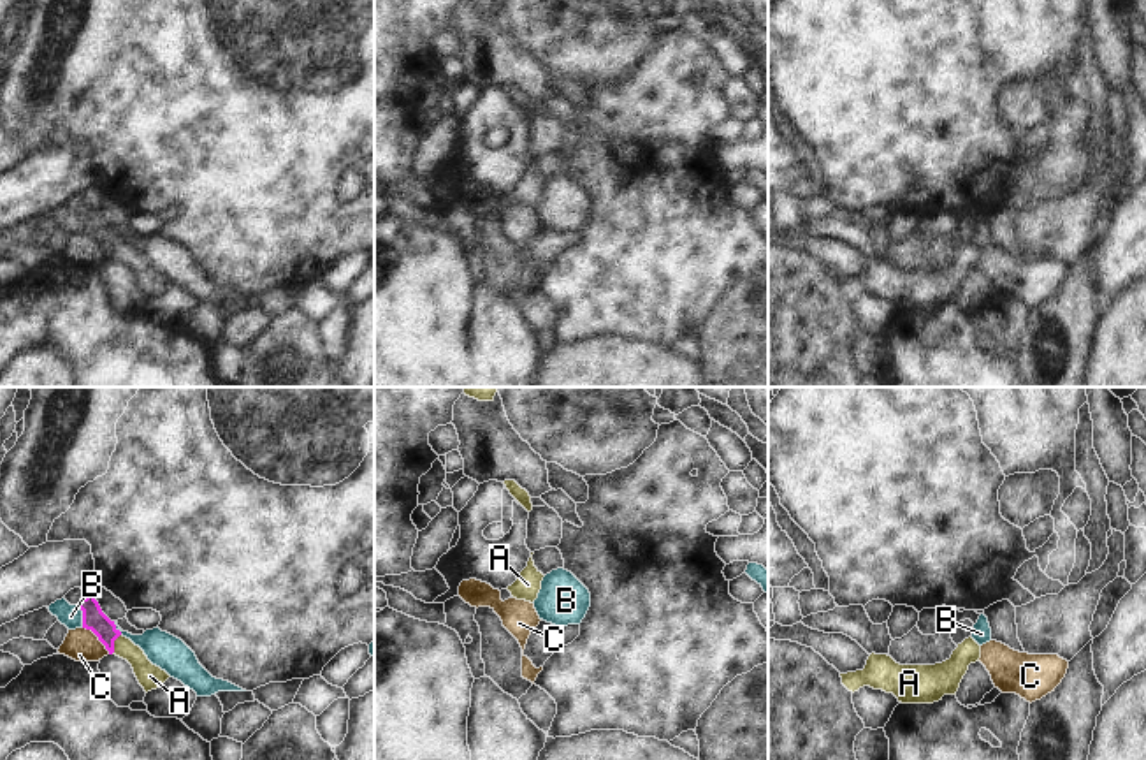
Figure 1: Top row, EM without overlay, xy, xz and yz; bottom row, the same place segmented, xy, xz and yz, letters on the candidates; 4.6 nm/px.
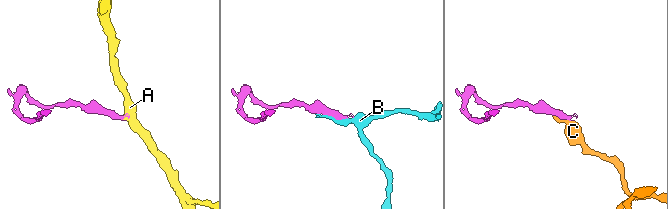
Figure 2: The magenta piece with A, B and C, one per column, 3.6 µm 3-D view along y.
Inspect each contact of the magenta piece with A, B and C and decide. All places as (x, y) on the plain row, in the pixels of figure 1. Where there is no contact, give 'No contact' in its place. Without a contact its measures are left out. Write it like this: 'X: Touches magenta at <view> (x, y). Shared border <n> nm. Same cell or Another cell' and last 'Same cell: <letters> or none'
A: Touches magenta at xy (113, 250). Shared border 100 nm. Same cell
B: Touches magenta at xy (83, 222). Shared border 110 nm. Another cell
C: Touches magenta at xy (99, 245). Shared border 180 nm. Another cell
Same cell: A.

